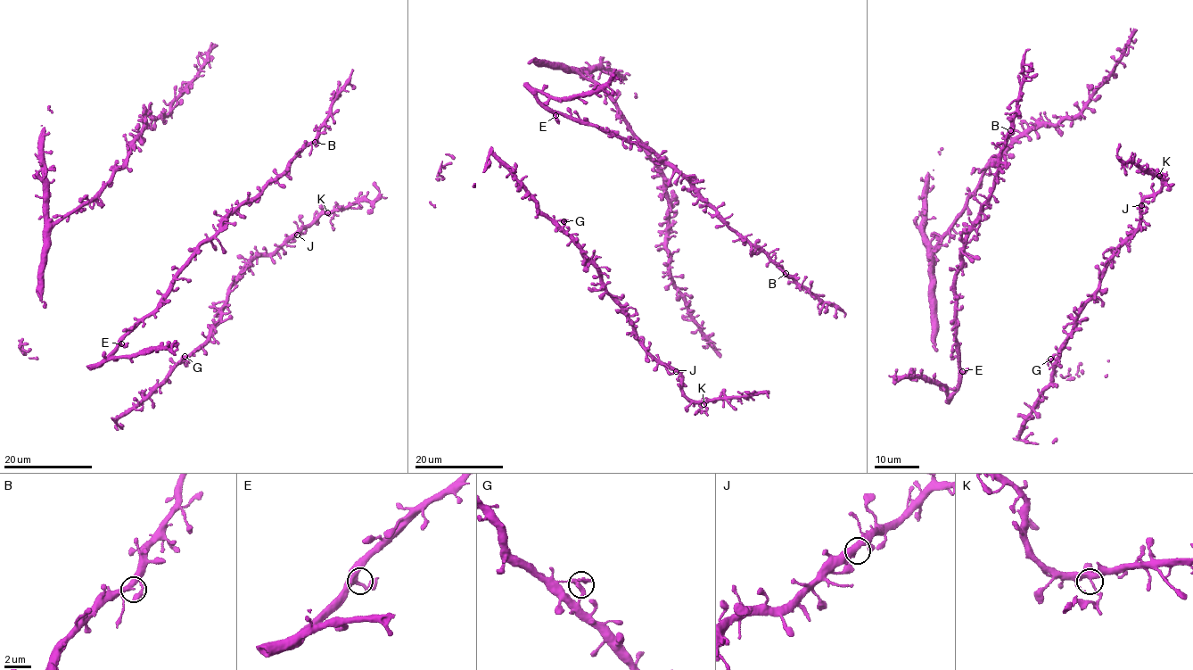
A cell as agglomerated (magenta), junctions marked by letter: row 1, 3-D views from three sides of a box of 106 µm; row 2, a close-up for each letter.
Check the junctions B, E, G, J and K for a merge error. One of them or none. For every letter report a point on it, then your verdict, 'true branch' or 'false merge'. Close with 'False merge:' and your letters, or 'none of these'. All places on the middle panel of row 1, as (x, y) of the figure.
B: (785, 273) | true branch
E: (555, 115) | true branch
G: (563, 221) | true branch
J: (676, 371) | true branch
K: (703, 404) | false merge
False merge: K

